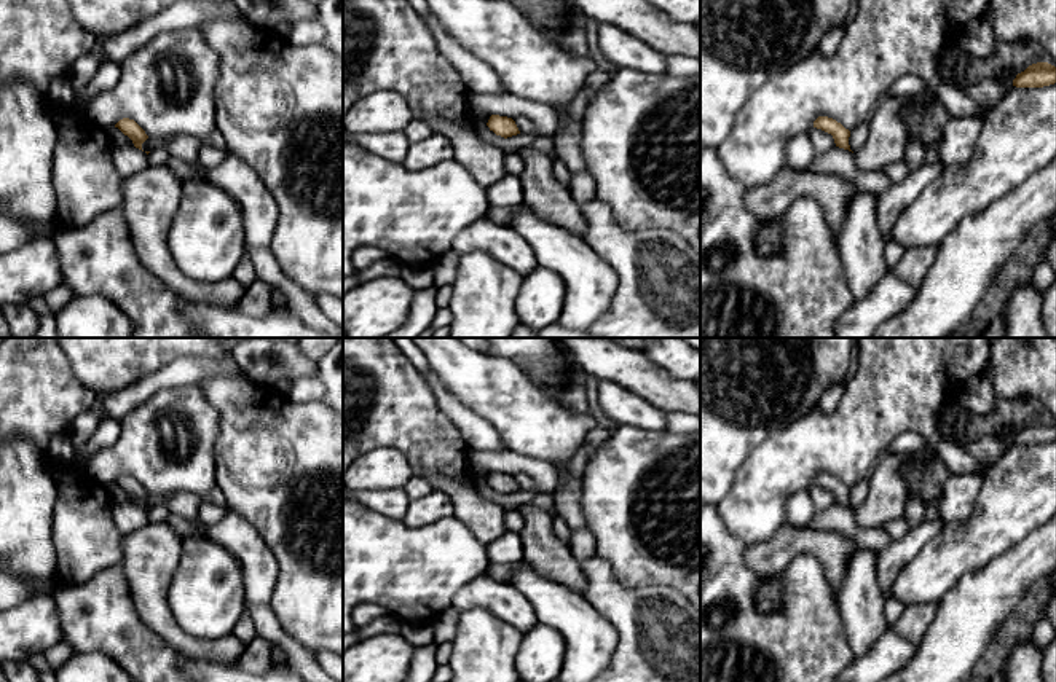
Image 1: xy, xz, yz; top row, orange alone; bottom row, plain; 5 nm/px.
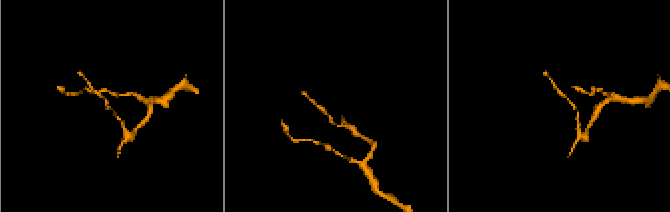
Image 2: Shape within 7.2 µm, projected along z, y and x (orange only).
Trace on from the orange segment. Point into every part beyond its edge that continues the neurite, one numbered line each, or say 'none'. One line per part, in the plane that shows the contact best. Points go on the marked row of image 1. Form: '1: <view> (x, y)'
none

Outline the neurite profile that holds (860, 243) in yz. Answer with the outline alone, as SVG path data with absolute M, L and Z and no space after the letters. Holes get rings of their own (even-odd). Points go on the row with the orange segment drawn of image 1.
M857 191L852 198L837 249L853 300L866 298L889 272L885 239L877 225L877 194Z

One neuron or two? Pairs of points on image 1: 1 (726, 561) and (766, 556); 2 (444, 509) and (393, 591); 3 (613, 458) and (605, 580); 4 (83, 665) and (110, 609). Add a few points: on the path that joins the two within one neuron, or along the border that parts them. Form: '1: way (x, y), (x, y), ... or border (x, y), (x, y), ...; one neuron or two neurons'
1: border (747, 545), (745, 563), (760, 577); two neurons
2: border (453, 515), (425, 526), (407, 526), (402, 523); two neurons
3: border (595, 552), (621, 584), (635, 587); two neurons
4: border (75, 652), (104, 652), (122, 665); two neurons

